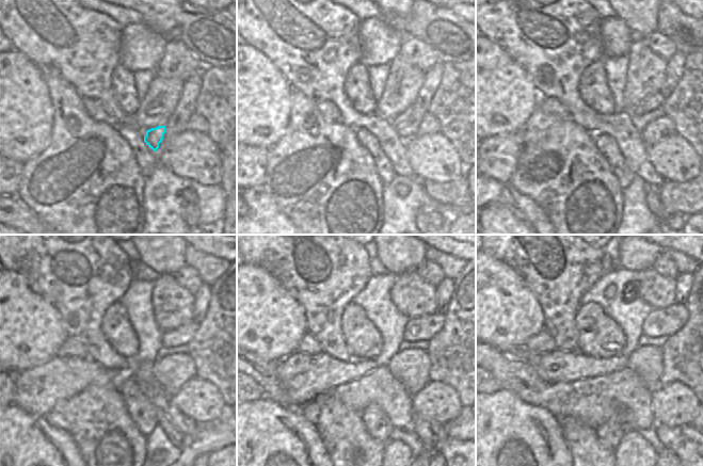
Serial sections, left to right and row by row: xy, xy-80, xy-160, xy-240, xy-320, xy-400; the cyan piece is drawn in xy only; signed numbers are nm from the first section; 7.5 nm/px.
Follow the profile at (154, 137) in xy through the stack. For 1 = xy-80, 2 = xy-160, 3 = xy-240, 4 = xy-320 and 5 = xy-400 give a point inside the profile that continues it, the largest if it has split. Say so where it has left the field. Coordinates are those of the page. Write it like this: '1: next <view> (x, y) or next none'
1: next xy-80 (403, 116)
2: next xy-160 (654, 101)
3: next xy-240 (182, 335)
4: next xy-320 (422, 328)
5: next xy-400 (664, 322)

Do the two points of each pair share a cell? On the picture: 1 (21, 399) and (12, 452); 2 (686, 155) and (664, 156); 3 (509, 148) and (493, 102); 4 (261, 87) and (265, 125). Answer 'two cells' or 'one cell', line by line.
1: two cells
2: one cell
3: two cells
4: one cell

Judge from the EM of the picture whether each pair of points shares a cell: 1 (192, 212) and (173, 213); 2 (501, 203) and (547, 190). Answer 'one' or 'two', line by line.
1: two
2: two

